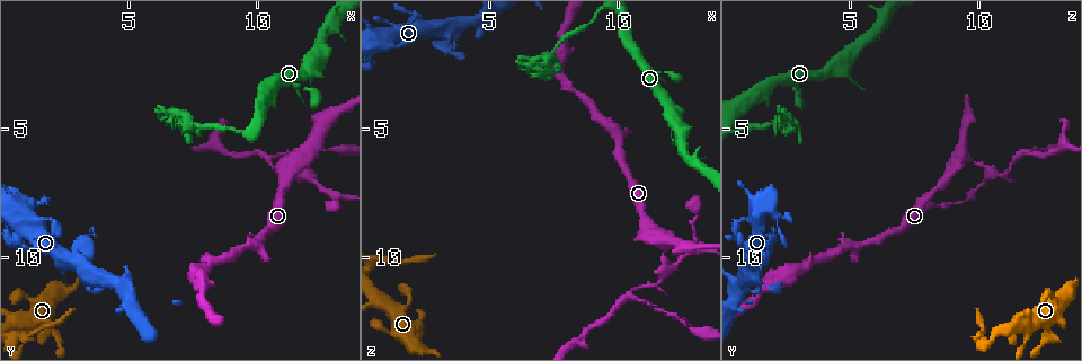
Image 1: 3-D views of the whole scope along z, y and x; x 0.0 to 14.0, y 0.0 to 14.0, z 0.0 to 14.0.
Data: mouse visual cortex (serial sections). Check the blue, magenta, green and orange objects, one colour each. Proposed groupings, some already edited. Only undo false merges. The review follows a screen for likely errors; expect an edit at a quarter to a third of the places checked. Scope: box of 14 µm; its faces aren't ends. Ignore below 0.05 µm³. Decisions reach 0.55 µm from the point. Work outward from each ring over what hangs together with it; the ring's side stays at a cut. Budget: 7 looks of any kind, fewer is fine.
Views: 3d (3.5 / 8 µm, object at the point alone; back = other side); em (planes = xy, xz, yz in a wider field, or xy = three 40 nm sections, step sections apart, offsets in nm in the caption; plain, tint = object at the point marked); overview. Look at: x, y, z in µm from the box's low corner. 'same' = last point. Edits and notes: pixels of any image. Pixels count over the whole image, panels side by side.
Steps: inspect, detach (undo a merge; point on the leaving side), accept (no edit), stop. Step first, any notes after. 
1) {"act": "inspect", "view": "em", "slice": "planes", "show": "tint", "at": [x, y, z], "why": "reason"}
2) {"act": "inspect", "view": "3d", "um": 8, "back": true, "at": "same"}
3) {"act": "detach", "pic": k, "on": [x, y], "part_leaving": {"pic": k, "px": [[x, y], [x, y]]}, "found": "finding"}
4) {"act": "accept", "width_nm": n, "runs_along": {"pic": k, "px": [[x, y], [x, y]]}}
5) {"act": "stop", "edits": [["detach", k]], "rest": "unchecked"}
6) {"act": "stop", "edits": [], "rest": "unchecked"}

{"act": "inspect", "view": "3d", "um": 8, "at": [7.8, 10.4, 3.1], "why": "thick turns thin"}

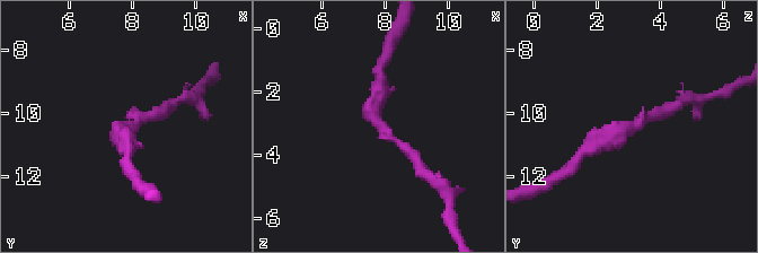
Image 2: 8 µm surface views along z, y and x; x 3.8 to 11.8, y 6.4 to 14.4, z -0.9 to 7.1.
{"act": "inspect", "view": "3d", "um": 3.5, "at": [7.8, 10.5, 3.0]}

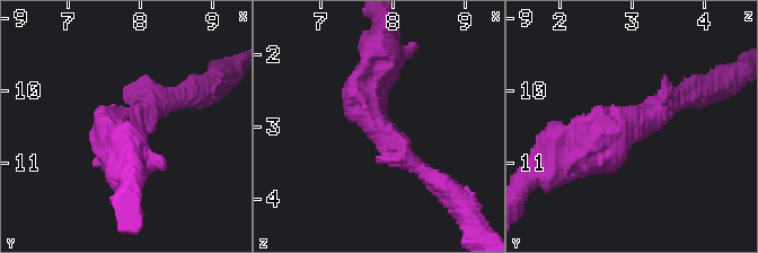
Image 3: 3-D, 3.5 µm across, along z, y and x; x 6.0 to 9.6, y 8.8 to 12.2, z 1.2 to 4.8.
{"act": "inspect", "view": "em", "slice": "xy", "step": 1, "show": "tint", "at": [7.85, 10.45, 3.10], "arm_widths_nm": [250, 500], "why": "need the tissue"}

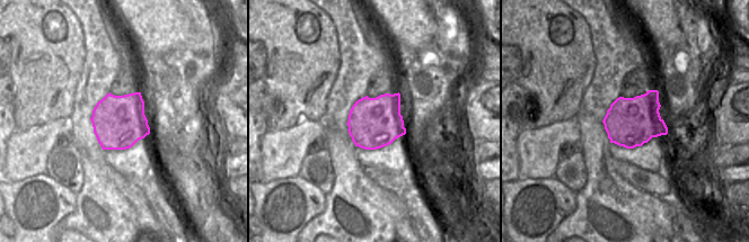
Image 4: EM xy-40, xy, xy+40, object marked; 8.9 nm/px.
{"act": "accept", "runs_along": {"pic": 3, "px": [[438, 182], [368, 116], [371, 76]]}, "found": "one cell here"}

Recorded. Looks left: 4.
{"act": "inspect", "view": "3d", "um": 3.5, "at": [11.7, 6.0, 9.4], "why": "closes a loop"}

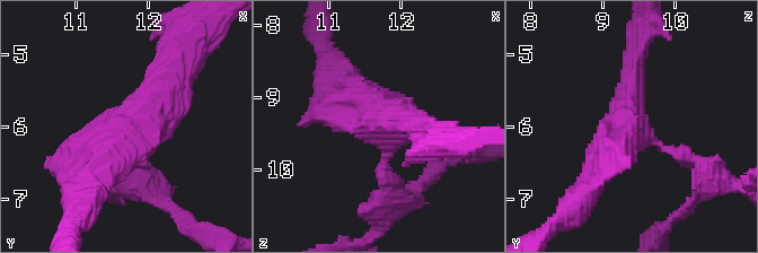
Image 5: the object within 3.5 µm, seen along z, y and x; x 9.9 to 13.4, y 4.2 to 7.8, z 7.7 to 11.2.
{"act": "inspect", "view": "em", "slice": "xy", "step": 1, "show": "tint", "at": [11.60, 6.05, 9.40], "arms": 3, "arm_widths_nm": [150, 300, 450], "why": "need the tissue"}

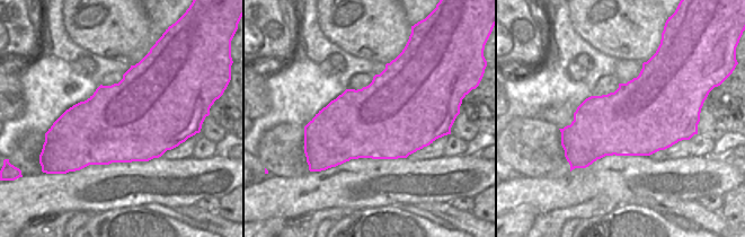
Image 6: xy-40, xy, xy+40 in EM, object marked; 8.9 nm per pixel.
{"act": "accept", "runs_along": {"pic": 5, "px": [[336, 90], [333, 107], [385, 139], [388, 189]]}, "found": "all the same cell"}

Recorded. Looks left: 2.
{"act": "inspect", "view": "3d", "um": 8, "at": [0.9, 12.9, 11.8], "why": "thin neck"}

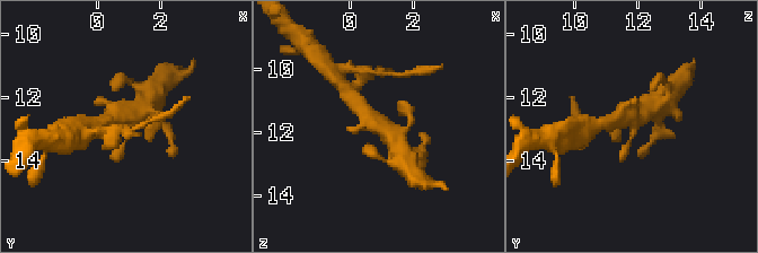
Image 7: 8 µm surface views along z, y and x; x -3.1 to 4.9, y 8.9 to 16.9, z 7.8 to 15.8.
{"act": "inspect", "view": "3d", "um": 3.5, "at": [1.0, 12.8, 11.8]}

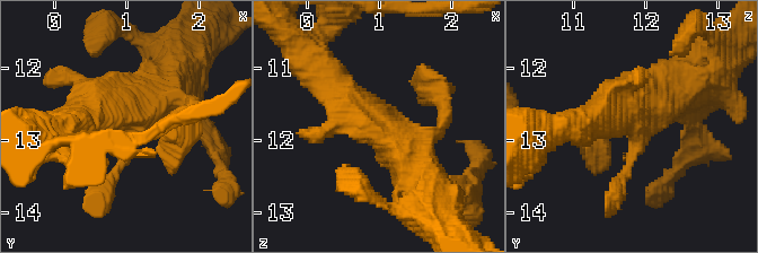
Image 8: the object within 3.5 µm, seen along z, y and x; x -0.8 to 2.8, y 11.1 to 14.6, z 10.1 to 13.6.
{"act": "accept", "runs_along": {"pic": 8, "px": [[425, 182], [395, 139], [328, 84]]}, "found": "continuous, no second cell"}

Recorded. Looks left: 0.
{"act": "stop", "edits": [], "rest": "unchecked"}

